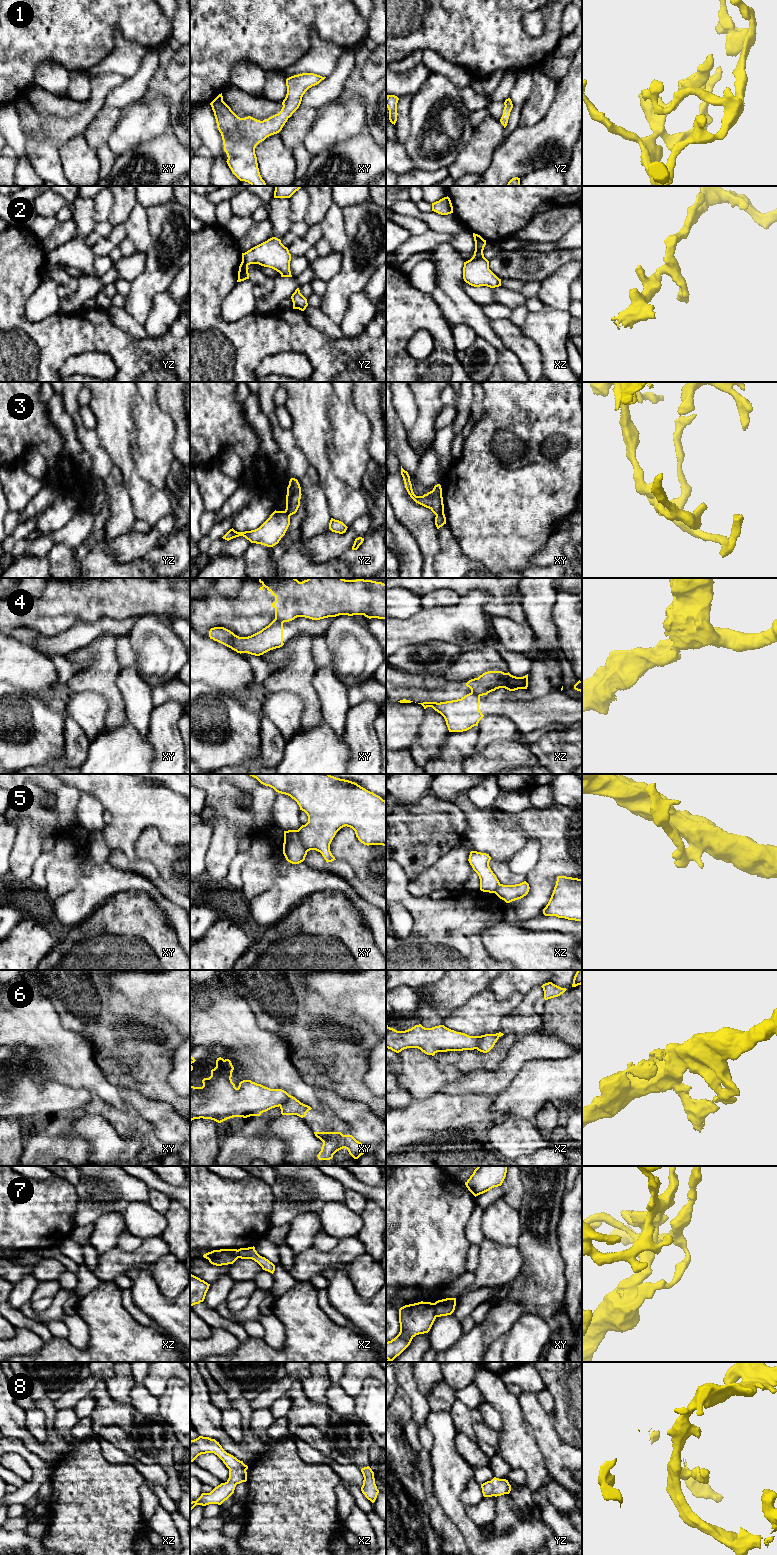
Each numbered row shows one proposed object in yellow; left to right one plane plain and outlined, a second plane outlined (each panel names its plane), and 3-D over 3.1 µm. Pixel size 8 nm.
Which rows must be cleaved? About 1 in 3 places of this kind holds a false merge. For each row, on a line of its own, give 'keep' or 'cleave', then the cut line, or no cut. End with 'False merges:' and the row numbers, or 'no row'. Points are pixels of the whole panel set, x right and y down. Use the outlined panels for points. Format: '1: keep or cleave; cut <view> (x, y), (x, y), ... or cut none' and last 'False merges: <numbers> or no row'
1: keep; cut none
2: cleave; cut yz (242, 261), (247, 265)
3: cleave; cut xy (443, 512), (436, 515)
4: cleave; cut xy (275, 618), (283, 622)
5: cleave; cut xy (297, 830), (300, 840), (307, 851)
6: cleave; cut xz (479, 1036), (479, 1042), (475, 1048)
7: cleave; cut xy (433, 1303), (437, 1316)
8: keep; cut none
False merges: 2, 3, 4, 5, 6, 7

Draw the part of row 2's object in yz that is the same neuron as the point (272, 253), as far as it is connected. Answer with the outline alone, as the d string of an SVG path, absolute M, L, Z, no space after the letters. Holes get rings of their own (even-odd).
M272 237L267 241L242 253L242 262L247 265L259 264L269 267L281 274L281 277L292 277L290 271L291 254L281 240Z

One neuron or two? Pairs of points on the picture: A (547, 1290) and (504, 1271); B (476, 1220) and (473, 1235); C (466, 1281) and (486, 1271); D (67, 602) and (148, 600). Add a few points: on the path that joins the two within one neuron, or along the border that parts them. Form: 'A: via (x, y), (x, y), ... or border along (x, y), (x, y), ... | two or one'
A: border along (519, 1274), (511, 1281) | two
B: via (474, 1224), (473, 1231) | one
C: border along (474, 1272), (474, 1281), (462, 1293) | two
D: via (87, 598), (128, 598) | one

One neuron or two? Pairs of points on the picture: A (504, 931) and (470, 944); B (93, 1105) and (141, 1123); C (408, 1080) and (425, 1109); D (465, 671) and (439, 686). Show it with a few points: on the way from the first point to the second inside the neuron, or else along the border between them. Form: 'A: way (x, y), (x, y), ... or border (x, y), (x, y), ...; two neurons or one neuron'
A: border (498, 923), (482, 933), (482, 944), (493, 959); two neurons
B: way (105, 1110), (129, 1123); one neuron
C: border (440, 1091), (426, 1098), (412, 1098); two neurons
D: border (443, 676), (449, 680), (467, 681); two neurons

